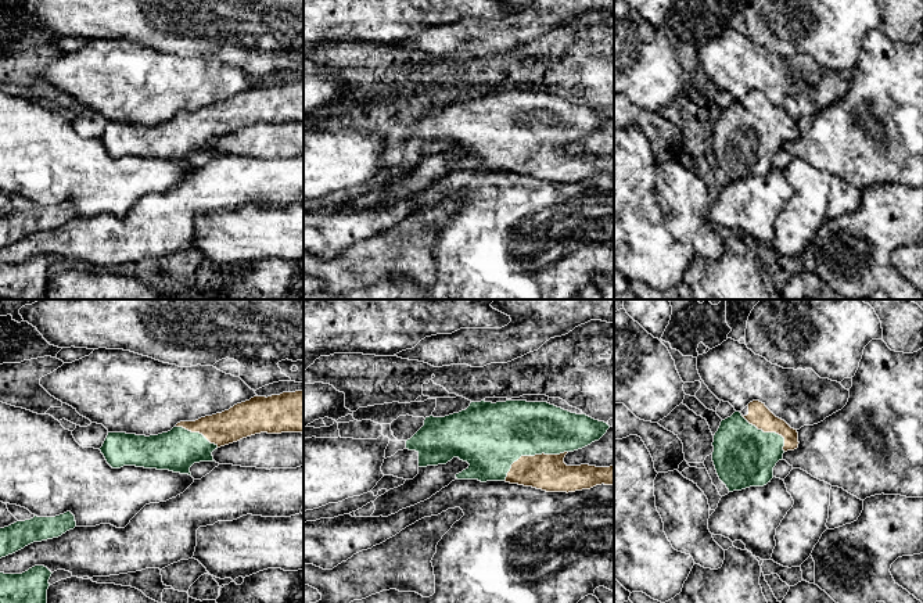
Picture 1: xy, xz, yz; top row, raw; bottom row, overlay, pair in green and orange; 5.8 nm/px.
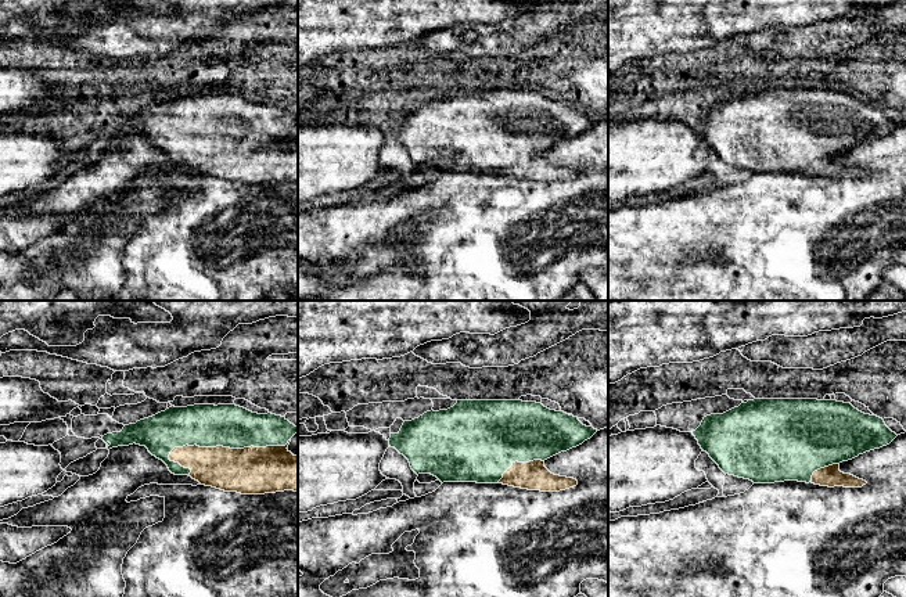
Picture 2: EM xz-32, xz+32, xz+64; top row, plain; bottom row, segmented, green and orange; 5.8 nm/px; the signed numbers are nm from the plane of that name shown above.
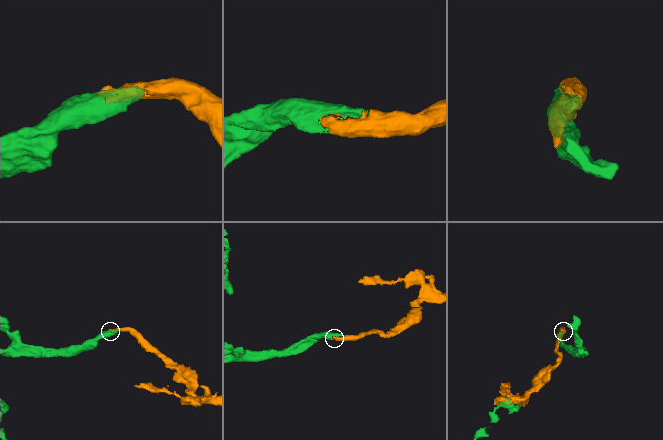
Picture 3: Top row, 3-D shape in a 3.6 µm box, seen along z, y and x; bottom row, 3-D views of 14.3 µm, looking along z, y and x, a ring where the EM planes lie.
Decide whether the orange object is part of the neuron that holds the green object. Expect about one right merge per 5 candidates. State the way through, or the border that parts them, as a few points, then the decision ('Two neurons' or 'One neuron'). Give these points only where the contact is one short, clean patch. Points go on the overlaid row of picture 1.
One neuron

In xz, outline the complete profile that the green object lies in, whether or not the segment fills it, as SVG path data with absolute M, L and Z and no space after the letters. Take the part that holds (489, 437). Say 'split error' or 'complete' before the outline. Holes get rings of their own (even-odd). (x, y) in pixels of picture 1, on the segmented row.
split error; M506 401L506 402L471 402L466 410L445 417L425 417L424 426L406 441L406 449L419 453L419 467L446 464L453 457L467 462L470 466L456 474L457 480L506 481L524 487L532 487L546 492L575 492L590 489L596 485L614 485L614 466L596 467L589 464L567 466L564 457L599 441L610 428L604 421L586 414L577 414L547 402Z

